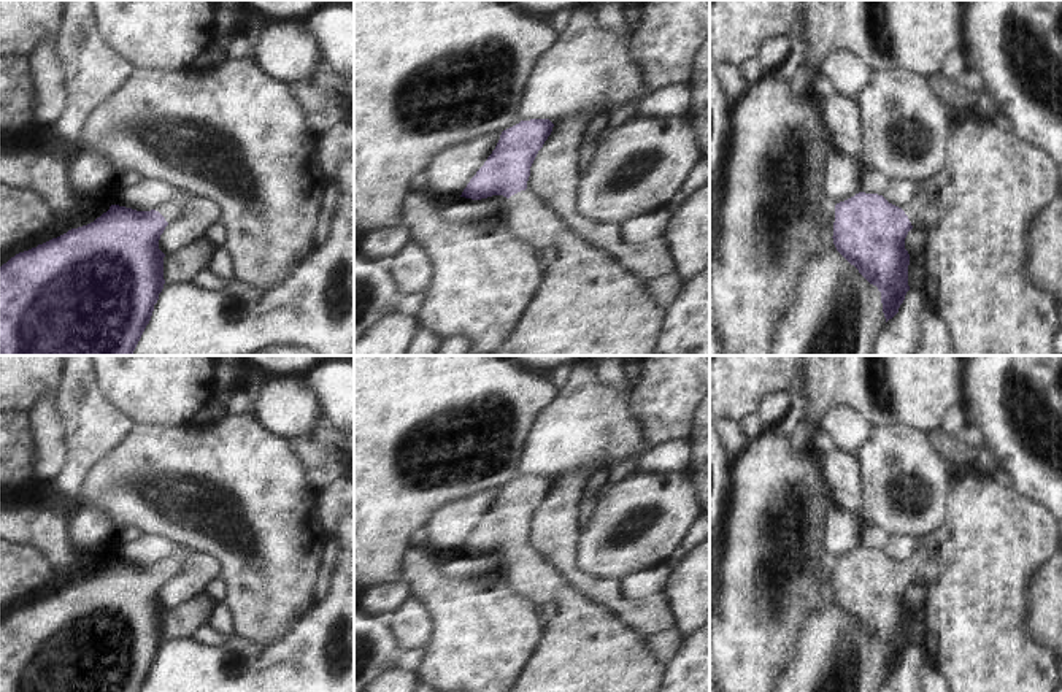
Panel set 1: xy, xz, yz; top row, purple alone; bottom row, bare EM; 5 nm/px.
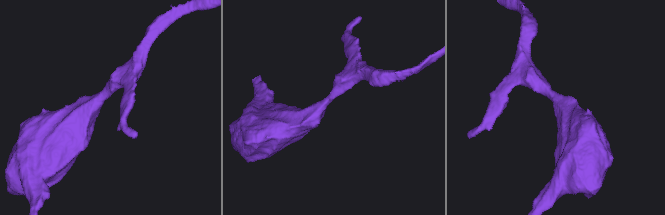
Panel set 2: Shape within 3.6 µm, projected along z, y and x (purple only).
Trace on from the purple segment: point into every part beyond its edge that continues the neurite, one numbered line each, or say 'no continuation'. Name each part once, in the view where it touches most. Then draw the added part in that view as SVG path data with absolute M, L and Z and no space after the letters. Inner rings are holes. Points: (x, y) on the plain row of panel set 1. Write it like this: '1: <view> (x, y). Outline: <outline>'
1: xz (586, 649). Outline: M527 544L511 551L502 575L538 605L556 605L544 641L511 692L659 690L664 667L643 636L576 592L543 552Z

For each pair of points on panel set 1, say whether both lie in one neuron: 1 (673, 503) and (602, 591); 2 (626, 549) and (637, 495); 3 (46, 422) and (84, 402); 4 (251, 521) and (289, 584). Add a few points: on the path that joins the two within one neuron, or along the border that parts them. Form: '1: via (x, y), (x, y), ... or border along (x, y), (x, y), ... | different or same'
1: border along (577, 567), (592, 576), (619, 580) | different
2: via (608, 546), (604, 542), (605, 537), (626, 513) | same
3: border along (54, 395), (65, 426), (65, 440), (70, 451) | different
4: via (265, 537), (269, 542), (269, 564), (273, 568) | same

